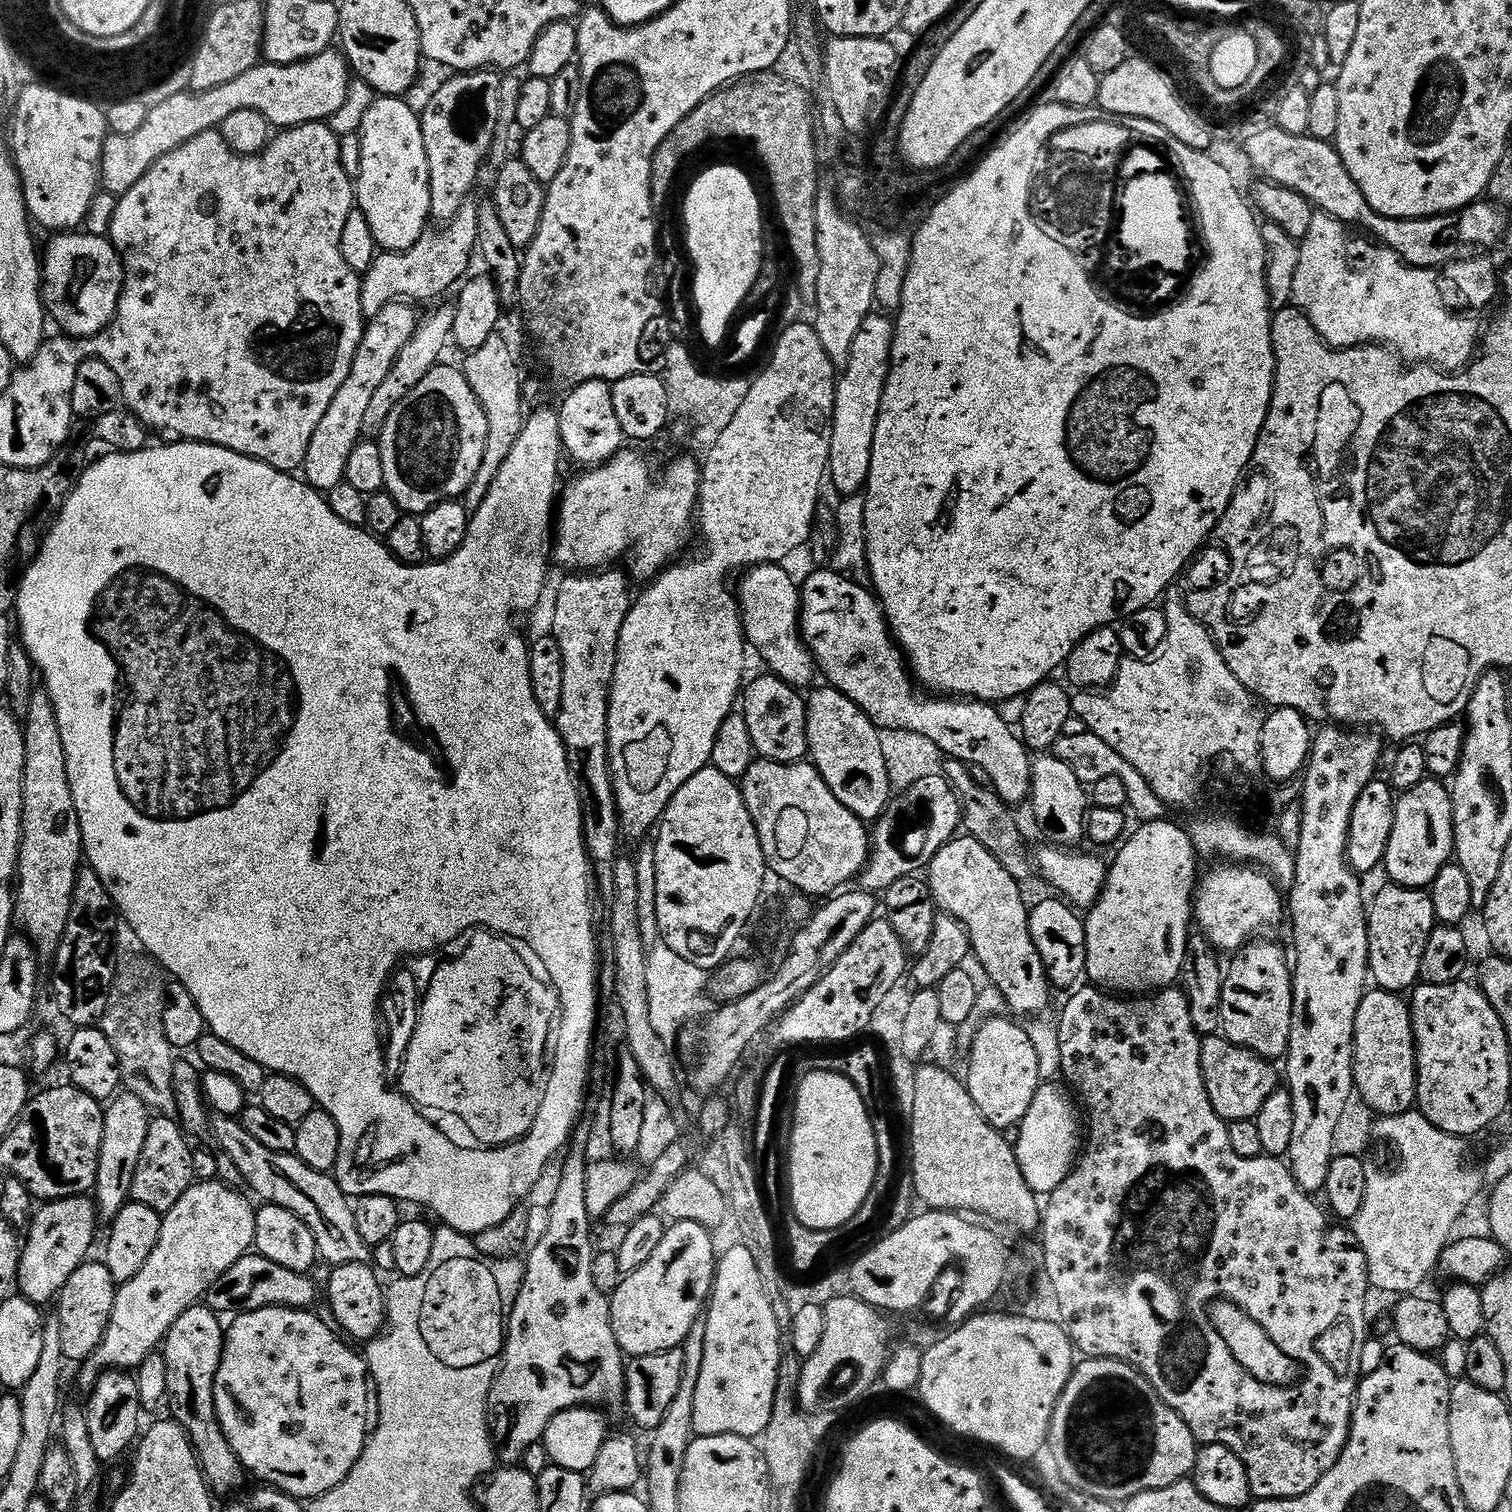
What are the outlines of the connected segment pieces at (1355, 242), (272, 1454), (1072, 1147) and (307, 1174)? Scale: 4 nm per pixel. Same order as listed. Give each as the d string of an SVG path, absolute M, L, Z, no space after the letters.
M1317 211L1310 222L1310 230L1306 230L1300 241L1292 304L1308 316L1325 345L1341 349L1382 344L1391 346L1399 355L1401 352L1408 362L1427 362L1441 370L1463 369L1478 348L1478 332L1476 336L1476 324L1472 321L1475 319L1454 314L1453 309L1444 303L1437 273L1431 268L1416 268L1383 244L1371 239L1359 240L1348 232L1351 232L1349 225Z
M263 1308L253 1312L242 1312L235 1317L236 1320L226 1328L224 1353L222 1362L218 1366L218 1378L214 1386L214 1402L216 1413L220 1419L222 1430L238 1458L243 1462L245 1469L257 1476L257 1481L294 1496L301 1502L311 1502L317 1496L334 1490L350 1474L350 1470L364 1453L364 1446L368 1443L370 1435L370 1416L368 1420L368 1400L370 1404L370 1373L365 1357L360 1356L352 1348L343 1344L345 1341L338 1335L337 1329L327 1319L319 1320L315 1311L303 1308Z
M1056 1082L1041 1083L1038 1094L1034 1094L1034 1102L1030 1102L1030 1110L1026 1110L1026 1118L1018 1125L1020 1137L1014 1140L1016 1161L1022 1170L1022 1178L1026 1178L1030 1190L1037 1194L1051 1194L1058 1186L1062 1186L1064 1179L1076 1167L1078 1153L1082 1148L1082 1120L1076 1117L1077 1101L1072 1101L1058 1085Z
M213 1115L210 1120L210 1132L216 1135L216 1142L220 1146L219 1151L228 1156L230 1162L234 1162L234 1166L238 1166L244 1184L247 1187L252 1187L261 1196L261 1201L264 1204L282 1206L286 1210L290 1210L290 1214L294 1214L308 1227L310 1234L314 1234L316 1250L319 1259L323 1263L324 1260L328 1263L328 1266L373 1263L373 1249L366 1242L362 1242L362 1234L358 1234L358 1222L356 1221L356 1210L353 1201L344 1193L343 1188L338 1186L335 1175L310 1170L310 1166L306 1166L306 1162L299 1160L293 1153L266 1150L266 1146L262 1146L262 1142L257 1142L244 1129L243 1123L237 1117Z

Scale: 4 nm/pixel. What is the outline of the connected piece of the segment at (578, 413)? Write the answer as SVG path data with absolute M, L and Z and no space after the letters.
M591 380L585 384L577 384L564 400L564 405L559 405L560 437L564 443L563 451L568 452L577 460L580 466L599 466L609 458L616 455L625 447L626 437L622 425L618 423L618 414L614 414L614 398L612 397L612 384L606 380Z

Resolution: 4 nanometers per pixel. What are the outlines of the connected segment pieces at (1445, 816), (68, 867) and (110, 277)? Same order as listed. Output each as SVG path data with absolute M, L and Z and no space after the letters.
M1425 778L1397 799L1394 830L1390 834L1390 842L1384 855L1384 864L1393 884L1400 884L1403 888L1427 889L1434 882L1434 878L1438 878L1440 871L1453 859L1456 839L1452 817L1452 794L1445 785L1443 788L1440 784L1443 783L1439 779Z
M37 690L30 702L30 714L22 717L22 724L26 746L24 832L20 836L18 883L14 888L14 920L37 953L47 958L60 947L70 918L74 886L85 859L84 839L68 781L62 730L47 691Z
M68 230L63 234L56 234L52 241L48 244L48 249L43 249L42 252L42 295L46 305L46 312L49 317L52 316L56 319L56 324L61 333L67 334L72 338L87 338L89 336L96 336L100 331L108 326L110 321L116 316L118 310L118 302L120 301L120 295L124 289L124 265L120 262L120 254L117 252L116 247L112 244L112 241L100 236L83 236L83 231L80 230Z

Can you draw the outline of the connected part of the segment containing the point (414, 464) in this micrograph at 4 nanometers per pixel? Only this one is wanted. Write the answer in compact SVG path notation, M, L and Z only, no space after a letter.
M447 362L437 364L422 382L418 382L418 386L414 386L414 390L410 390L410 394L406 394L406 398L402 398L402 402L398 402L398 406L394 406L394 410L390 410L390 418L386 418L386 426L380 431L378 443L386 492L404 514L423 514L445 500L459 501L470 482L474 482L478 466L482 466L487 437L486 414L463 371L459 367L451 368Z

